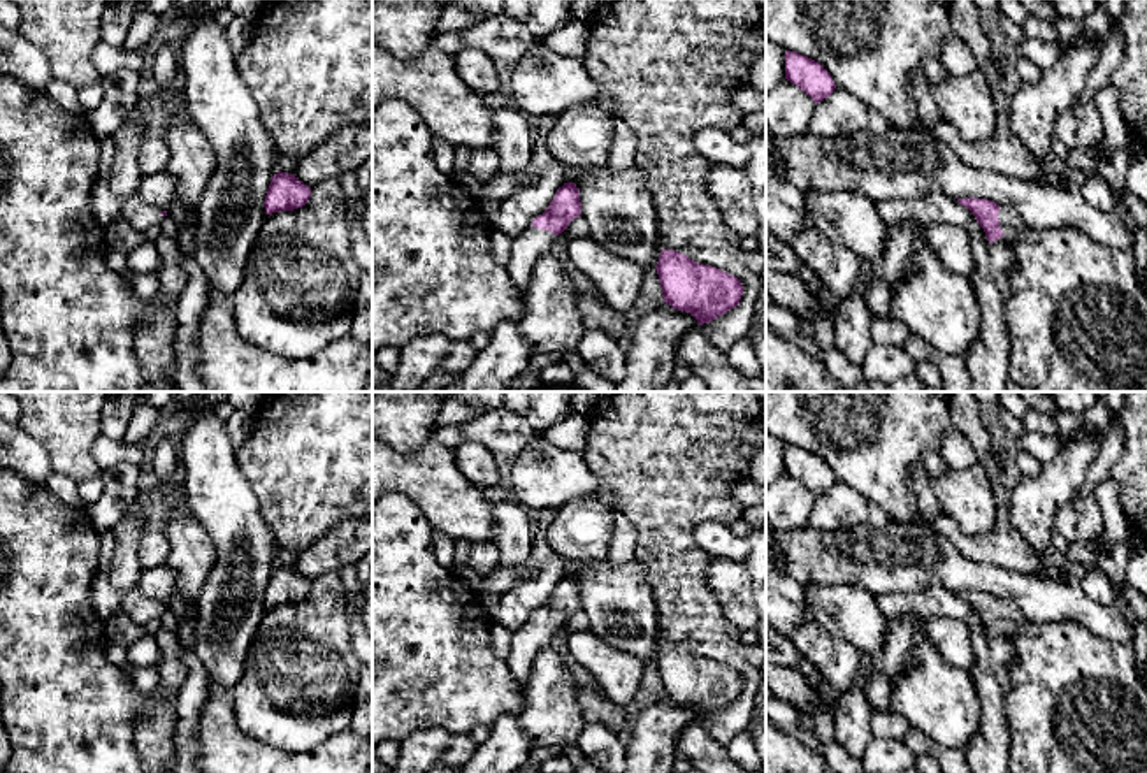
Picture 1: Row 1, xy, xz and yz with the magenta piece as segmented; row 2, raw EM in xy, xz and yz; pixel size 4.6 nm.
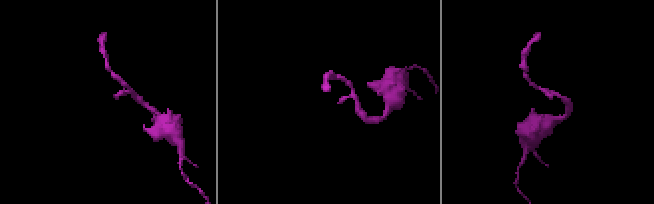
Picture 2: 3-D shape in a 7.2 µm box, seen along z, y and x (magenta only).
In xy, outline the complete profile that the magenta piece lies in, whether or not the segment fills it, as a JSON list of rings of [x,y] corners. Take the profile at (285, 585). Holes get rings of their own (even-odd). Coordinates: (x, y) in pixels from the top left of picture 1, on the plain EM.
[[[278,566],[272,569],[265,589],[265,608],[279,604],[293,604],[307,597],[311,582],[299,574],[293,567]]]

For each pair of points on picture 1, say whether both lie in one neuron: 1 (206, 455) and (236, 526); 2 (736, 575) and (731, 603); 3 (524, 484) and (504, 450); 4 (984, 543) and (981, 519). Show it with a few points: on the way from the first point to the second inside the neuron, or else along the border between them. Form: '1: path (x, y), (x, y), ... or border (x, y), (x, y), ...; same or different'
1: path (211, 473), (218, 496), (229, 508); same
2: path (735, 582), (735, 596); same
3: border (538, 434), (517, 457), (504, 482); different
4: border (945, 513), (972, 536), (996, 529); different

